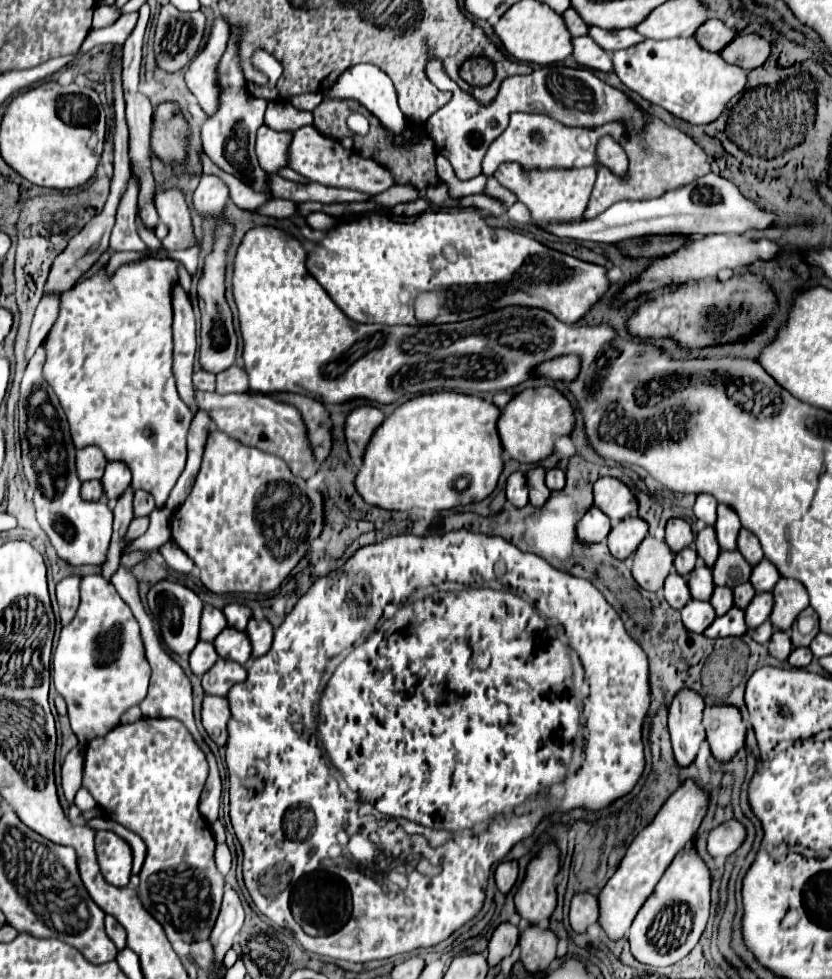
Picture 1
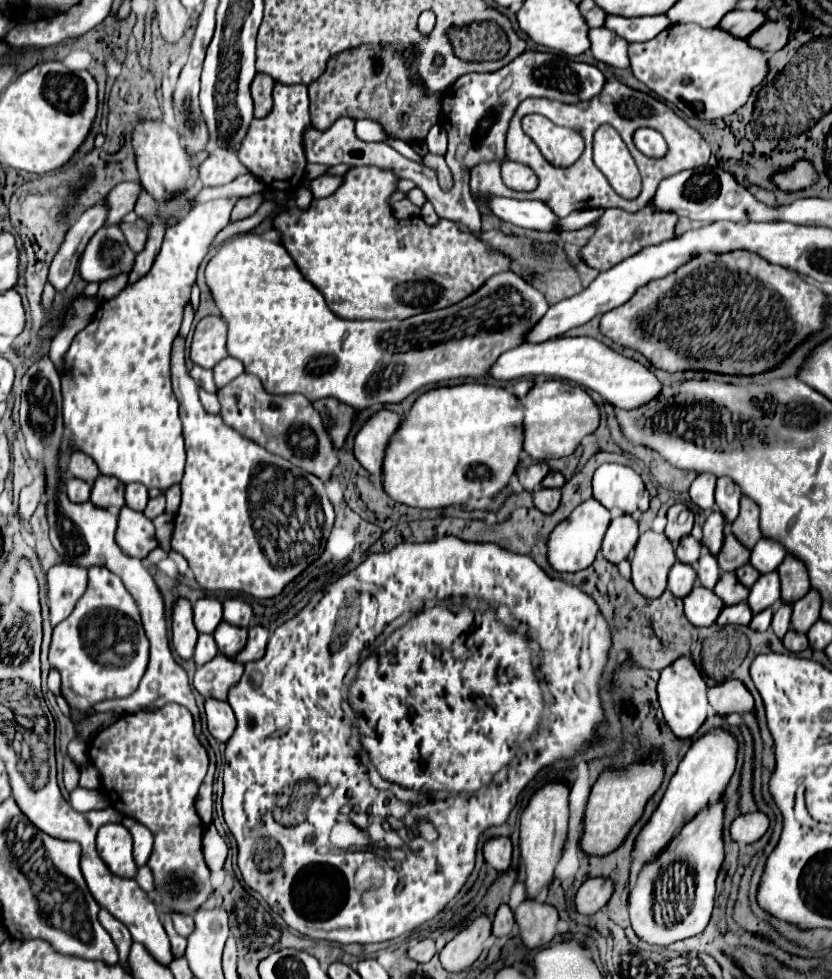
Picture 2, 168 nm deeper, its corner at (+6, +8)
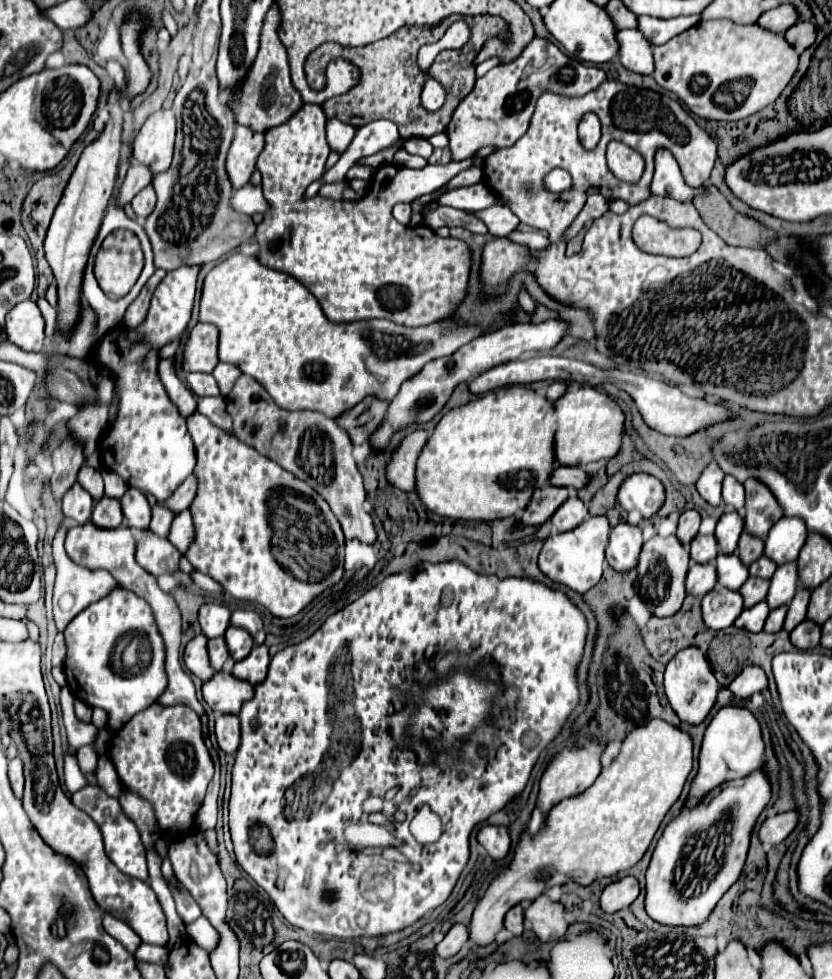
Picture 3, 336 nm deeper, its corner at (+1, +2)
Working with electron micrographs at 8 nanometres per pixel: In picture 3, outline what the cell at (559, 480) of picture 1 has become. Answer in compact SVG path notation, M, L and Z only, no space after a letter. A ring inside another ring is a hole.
M547 486L541 490L535 490L531 504L521 512L517 518L517 526L541 526L545 524L555 510L567 500L567 488L557 488L557 486Z

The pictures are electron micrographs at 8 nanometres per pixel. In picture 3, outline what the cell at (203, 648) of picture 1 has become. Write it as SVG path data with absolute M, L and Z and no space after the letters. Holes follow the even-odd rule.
M221 636L221 638L213 638L213 640L209 640L207 648L209 648L211 666L215 668L215 672L223 670L223 664L225 664L225 662L227 662L227 658L229 658L229 650L227 650L225 638Z

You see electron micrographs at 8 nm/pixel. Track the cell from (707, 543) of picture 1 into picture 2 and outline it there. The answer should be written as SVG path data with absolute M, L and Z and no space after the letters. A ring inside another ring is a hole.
M714 510L714 512L706 518L706 522L704 522L704 526L702 526L702 532L704 532L702 544L704 544L704 546L710 550L710 554L714 554L714 556L716 556L716 552L720 550L722 540L724 540L722 530L724 530L724 516L720 516L720 512Z

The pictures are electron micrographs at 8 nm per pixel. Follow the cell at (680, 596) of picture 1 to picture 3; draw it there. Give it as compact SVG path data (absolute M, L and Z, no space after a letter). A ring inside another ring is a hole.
M691 562L687 582L685 582L687 594L703 598L709 590L715 588L715 584L717 584L717 568L715 568L715 564L711 564L711 562L707 562L707 564Z

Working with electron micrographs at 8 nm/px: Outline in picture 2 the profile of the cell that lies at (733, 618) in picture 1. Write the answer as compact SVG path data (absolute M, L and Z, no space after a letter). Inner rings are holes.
M746 602L740 604L732 604L732 606L724 606L720 616L716 618L718 626L726 626L726 624L748 624L752 620L752 612L748 608Z

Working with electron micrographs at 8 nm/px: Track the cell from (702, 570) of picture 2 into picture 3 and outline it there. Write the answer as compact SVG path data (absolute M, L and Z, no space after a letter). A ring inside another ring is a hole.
M719 552L715 564L717 564L717 574L719 574L721 586L729 586L731 590L739 590L745 584L745 580L749 578L749 568L741 562L739 554Z

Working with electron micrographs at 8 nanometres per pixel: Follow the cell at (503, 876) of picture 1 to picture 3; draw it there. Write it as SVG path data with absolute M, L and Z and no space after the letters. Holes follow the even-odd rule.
M487 824L477 832L477 840L485 846L485 850L489 852L491 858L501 860L507 856L509 848L511 848L511 838L505 826L495 826L495 824Z

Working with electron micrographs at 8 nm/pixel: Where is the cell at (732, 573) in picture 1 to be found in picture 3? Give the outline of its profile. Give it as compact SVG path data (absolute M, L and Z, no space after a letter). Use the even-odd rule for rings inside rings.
M743 530L741 534L741 540L739 540L739 554L741 554L741 560L749 566L751 562L755 562L765 550L765 540L757 538L757 536L751 536L747 530Z

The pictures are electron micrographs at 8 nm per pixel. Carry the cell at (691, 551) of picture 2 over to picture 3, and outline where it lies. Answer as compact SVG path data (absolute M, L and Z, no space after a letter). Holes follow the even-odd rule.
M697 534L691 542L691 558L699 564L707 564L707 562L715 560L717 552L719 552L719 546L717 546L717 540L713 534L709 534L709 536Z

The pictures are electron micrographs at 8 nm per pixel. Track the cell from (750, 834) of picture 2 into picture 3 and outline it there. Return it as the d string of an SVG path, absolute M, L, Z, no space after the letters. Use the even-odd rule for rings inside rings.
M791 810L791 812L783 812L783 814L775 814L775 816L769 816L761 830L759 830L759 838L765 846L765 850L769 850L771 846L783 842L797 826L799 822L799 812Z

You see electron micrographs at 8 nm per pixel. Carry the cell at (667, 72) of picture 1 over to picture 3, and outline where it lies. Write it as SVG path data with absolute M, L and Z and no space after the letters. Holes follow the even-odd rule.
M727 18L701 20L693 28L671 38L667 44L653 48L653 56L655 56L653 78L657 80L659 86L675 92L685 102L685 106L701 118L741 120L763 110L765 106L769 106L781 96L781 92L785 90L785 86L791 82L791 78L797 72L799 54L801 52L785 40L785 34L765 30L759 24L739 26Z

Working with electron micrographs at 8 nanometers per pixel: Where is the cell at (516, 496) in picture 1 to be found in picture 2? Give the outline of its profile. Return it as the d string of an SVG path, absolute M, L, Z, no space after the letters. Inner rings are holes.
M538 462L538 464L532 464L532 466L528 466L528 468L518 470L516 476L518 476L518 482L522 484L522 488L524 488L526 492L532 492L536 486L540 486L542 478L544 478L548 472L550 472L548 464Z

